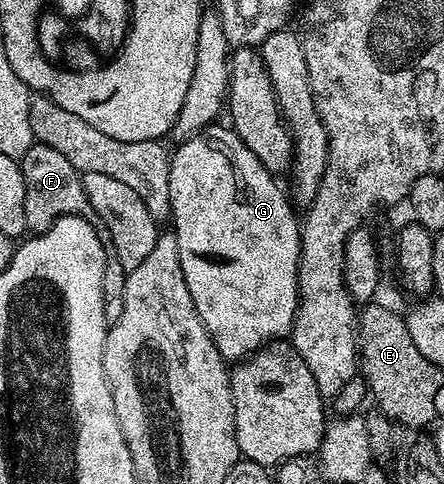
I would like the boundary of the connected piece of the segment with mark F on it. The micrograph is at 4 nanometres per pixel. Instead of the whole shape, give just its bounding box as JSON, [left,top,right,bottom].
[19,141,127,324]

